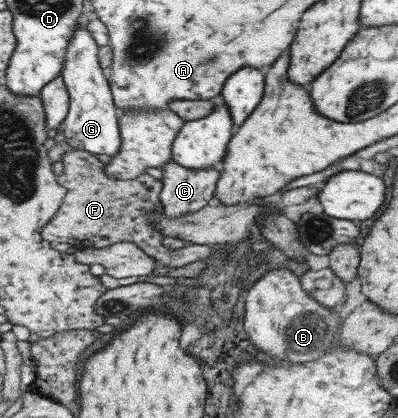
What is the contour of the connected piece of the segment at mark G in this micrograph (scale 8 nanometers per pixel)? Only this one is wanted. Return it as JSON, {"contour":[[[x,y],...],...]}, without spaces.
{"contour":[[[78,24],[74,26],[72,38],[66,44],[61,78],[69,97],[68,110],[60,126],[68,146],[74,150],[85,150],[93,155],[114,156],[120,150],[118,134],[120,110],[113,104],[105,70],[99,66],[97,45],[86,28],[80,28]]]}

